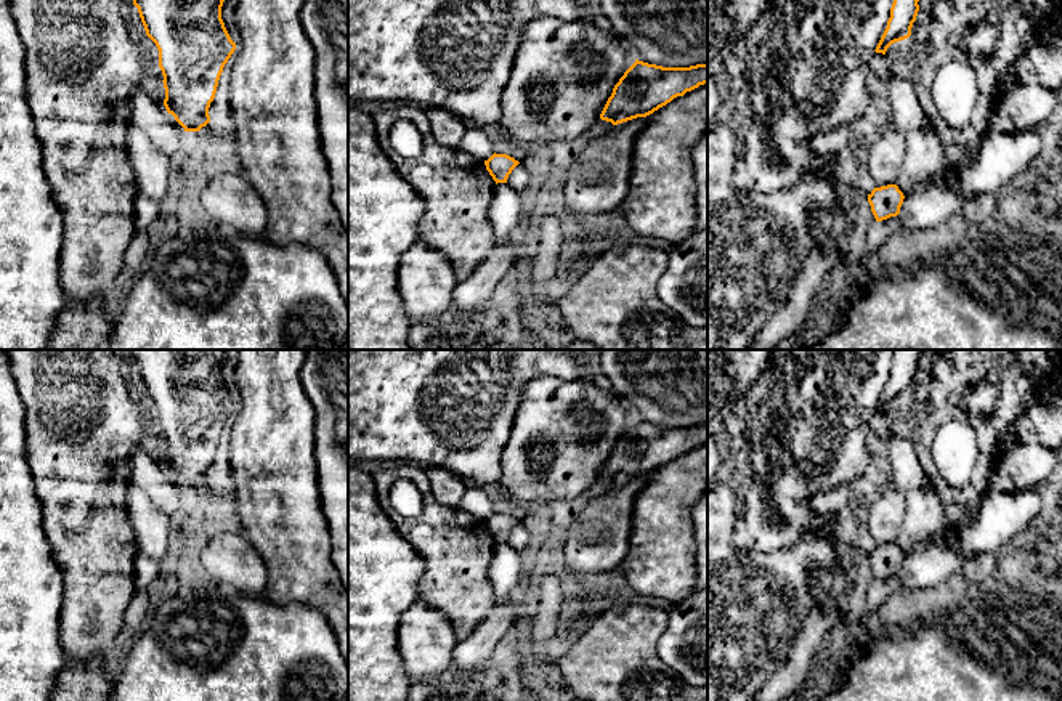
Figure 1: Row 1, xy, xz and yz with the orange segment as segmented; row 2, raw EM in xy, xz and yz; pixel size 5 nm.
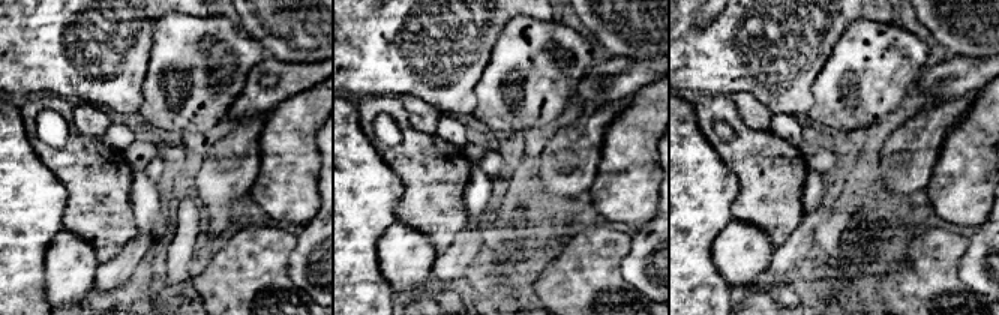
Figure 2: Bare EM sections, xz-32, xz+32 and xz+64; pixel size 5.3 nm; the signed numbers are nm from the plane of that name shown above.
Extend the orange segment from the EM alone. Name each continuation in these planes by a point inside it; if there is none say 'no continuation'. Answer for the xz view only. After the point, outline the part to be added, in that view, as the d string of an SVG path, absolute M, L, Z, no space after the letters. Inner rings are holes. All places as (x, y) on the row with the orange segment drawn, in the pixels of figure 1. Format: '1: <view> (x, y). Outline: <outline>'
no continuation

